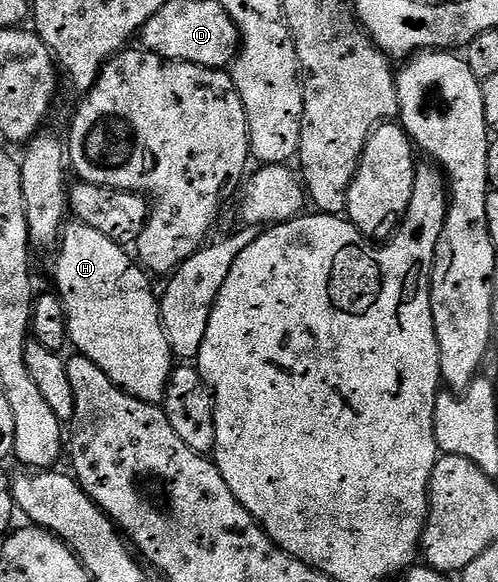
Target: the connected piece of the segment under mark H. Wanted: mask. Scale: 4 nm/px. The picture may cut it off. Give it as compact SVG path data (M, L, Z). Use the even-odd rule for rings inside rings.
M80 223L66 224L57 251L53 281L65 306L68 344L74 345L80 356L91 359L124 393L161 405L175 356L161 321L158 294L153 294L146 270L125 254L126 246L116 245L103 231Z

